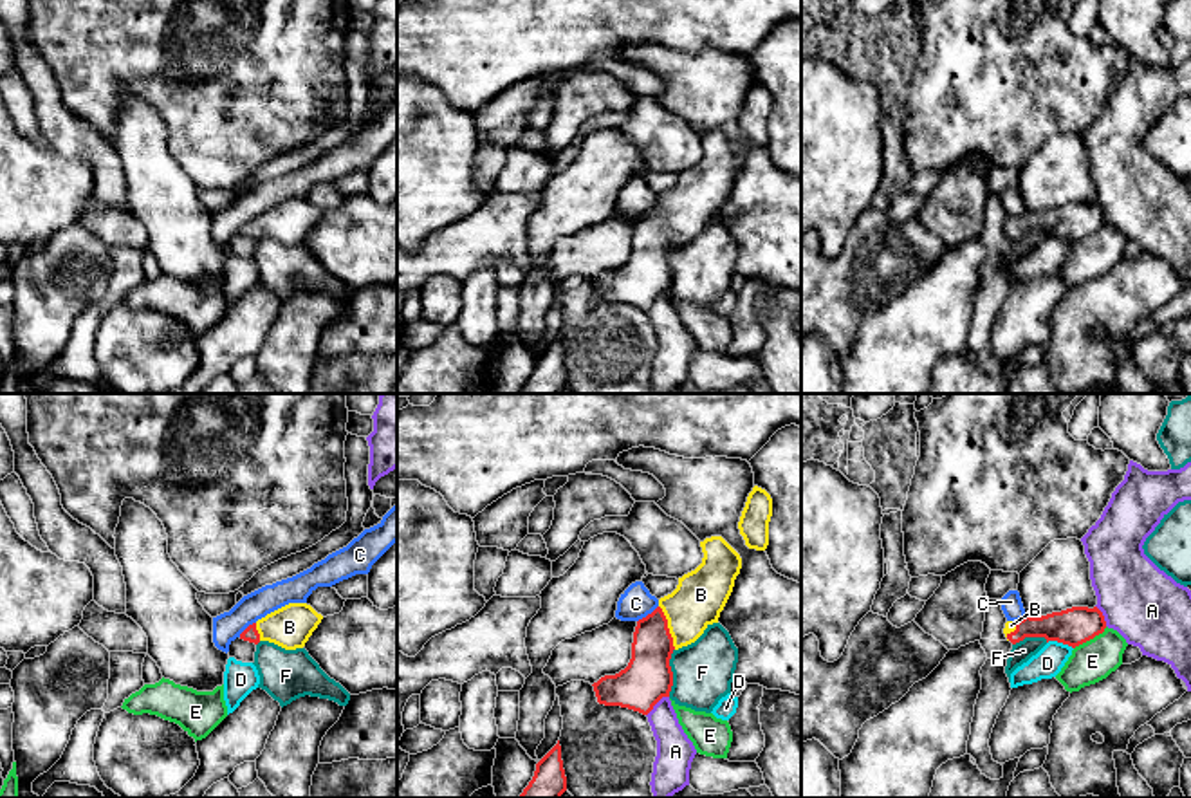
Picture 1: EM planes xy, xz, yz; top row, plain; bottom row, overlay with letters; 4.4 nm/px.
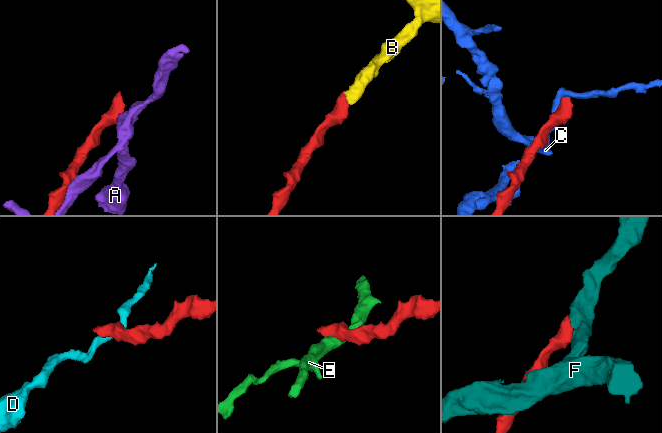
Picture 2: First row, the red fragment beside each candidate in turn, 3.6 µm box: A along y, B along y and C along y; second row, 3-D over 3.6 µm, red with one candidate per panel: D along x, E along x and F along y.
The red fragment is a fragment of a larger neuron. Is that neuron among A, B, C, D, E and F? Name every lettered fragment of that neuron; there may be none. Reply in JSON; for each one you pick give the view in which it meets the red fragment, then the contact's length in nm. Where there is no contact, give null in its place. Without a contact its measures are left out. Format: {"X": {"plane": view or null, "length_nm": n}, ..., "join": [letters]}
{"B": {"plane": "xz", "length_nm": 220}, "join": ["B"]}

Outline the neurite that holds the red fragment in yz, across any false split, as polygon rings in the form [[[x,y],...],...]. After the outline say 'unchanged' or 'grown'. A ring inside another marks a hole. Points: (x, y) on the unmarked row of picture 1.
[[[1072,202],[1061,208],[1052,208],[1041,213],[1025,211],[1020,217],[1007,217],[1003,229],[1012,240],[1025,233],[1045,233],[1072,244],[1103,229],[1106,217],[1103,208],[1094,202]]]; grown

